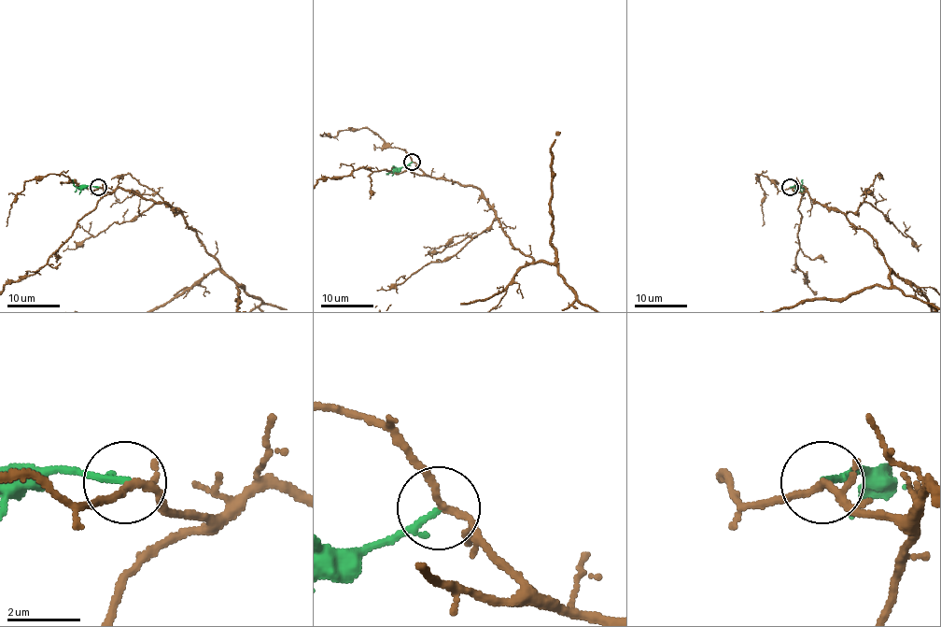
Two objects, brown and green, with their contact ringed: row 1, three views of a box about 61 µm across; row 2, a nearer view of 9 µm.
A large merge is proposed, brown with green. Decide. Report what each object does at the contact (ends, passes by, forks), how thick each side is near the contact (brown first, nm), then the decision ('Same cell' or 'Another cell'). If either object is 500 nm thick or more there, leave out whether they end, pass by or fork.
At the ring brown passes by. At the ring green ends. Thickness 180 nm (brown) against 160 nm. Same cell

